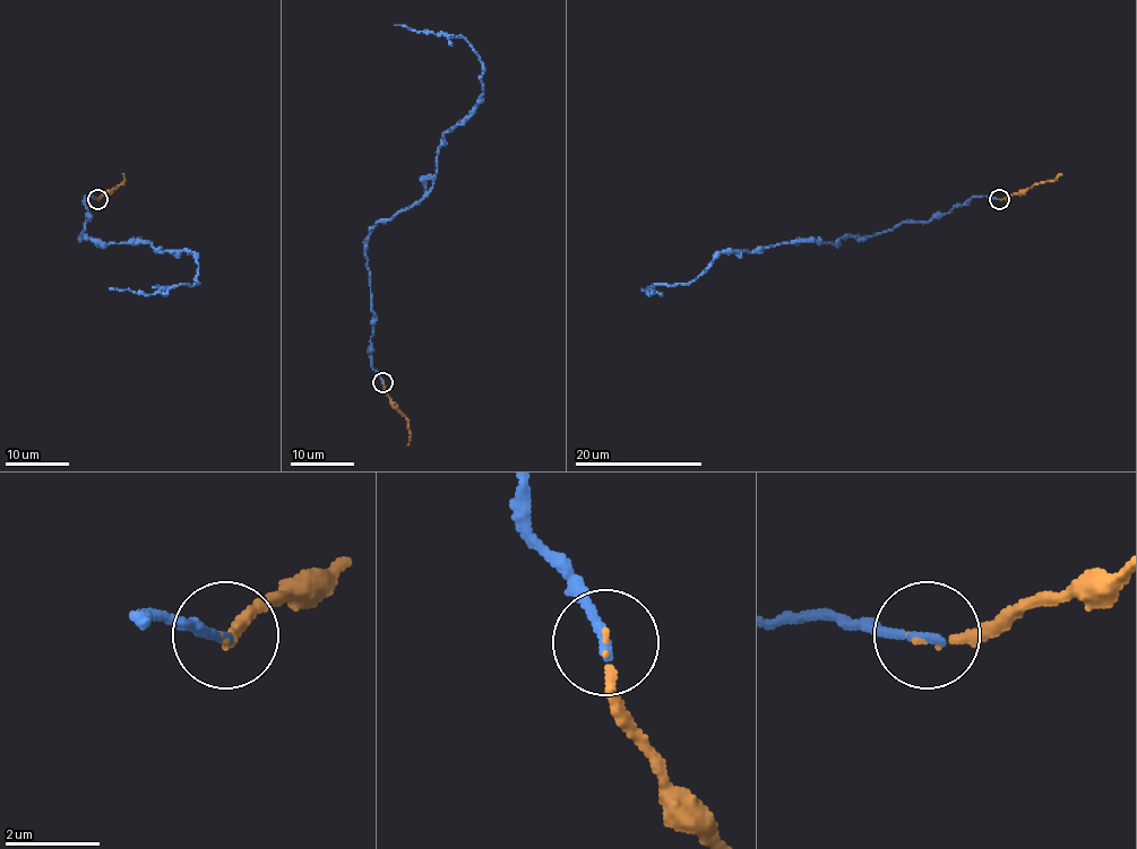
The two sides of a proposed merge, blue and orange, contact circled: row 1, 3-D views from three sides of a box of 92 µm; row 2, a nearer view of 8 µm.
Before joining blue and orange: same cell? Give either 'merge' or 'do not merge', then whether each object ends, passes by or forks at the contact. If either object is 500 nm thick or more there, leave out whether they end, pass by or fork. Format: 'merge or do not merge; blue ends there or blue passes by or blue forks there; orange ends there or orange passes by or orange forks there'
merge; blue ends there; orange ends there

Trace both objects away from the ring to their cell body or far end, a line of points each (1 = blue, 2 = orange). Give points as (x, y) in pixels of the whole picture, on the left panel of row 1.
1: (98, 199), (85, 197), (88, 219), (80, 237), (189, 251), (198, 266), (198, 283), (149, 294), (109, 288)
2: (98, 199), (126, 180), (122, 173)

